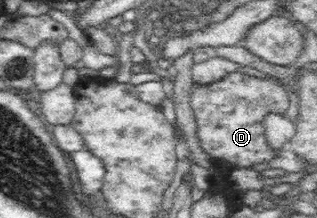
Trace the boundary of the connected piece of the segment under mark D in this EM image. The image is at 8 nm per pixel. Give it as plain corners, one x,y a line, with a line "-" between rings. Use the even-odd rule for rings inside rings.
230,72
217,82
195,86
191,90
190,106
194,111
200,145
220,168
223,167
218,175
229,166
258,167
279,156
279,152
273,152
267,146
262,127
265,115
269,112
285,114
290,106
288,89
277,79

